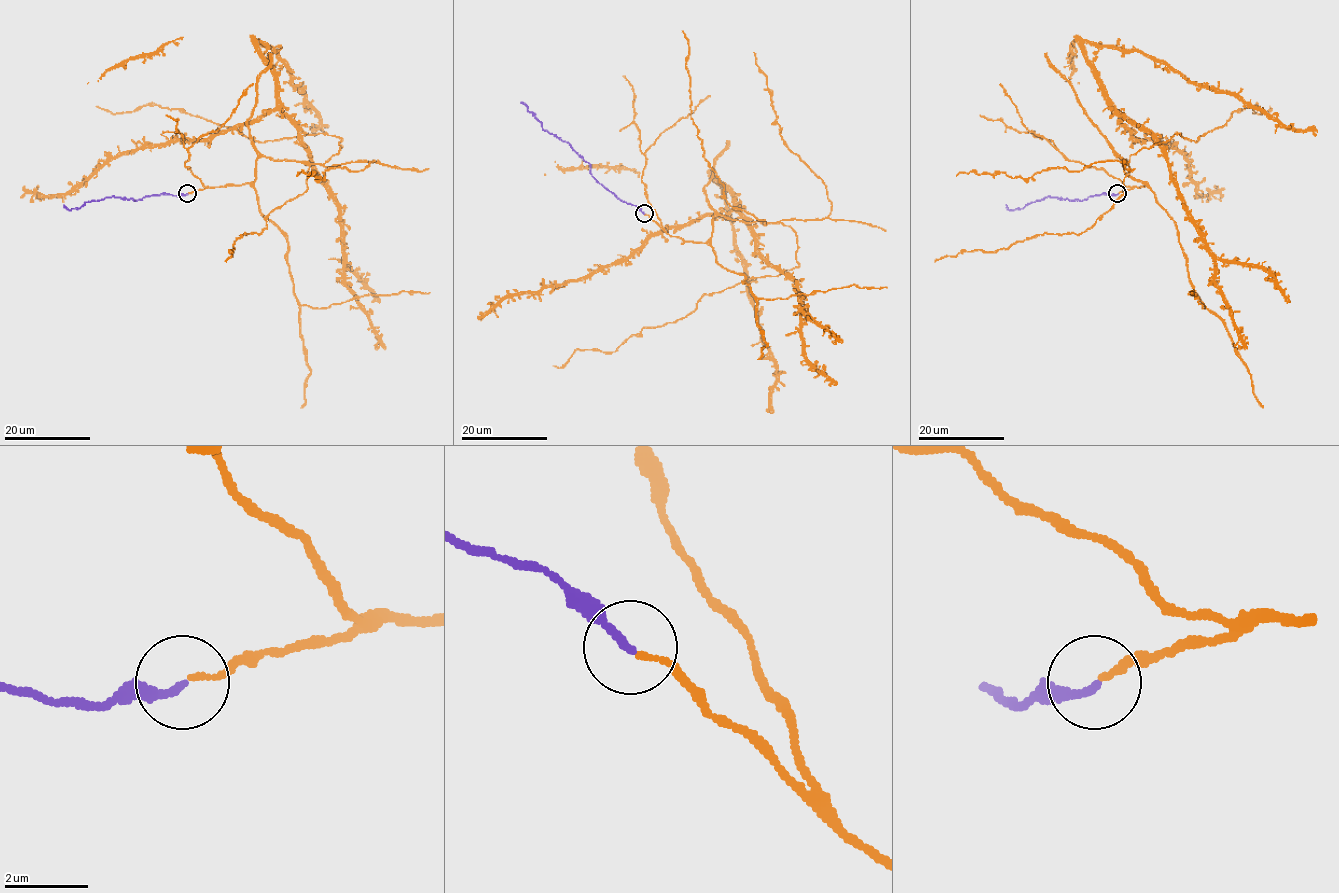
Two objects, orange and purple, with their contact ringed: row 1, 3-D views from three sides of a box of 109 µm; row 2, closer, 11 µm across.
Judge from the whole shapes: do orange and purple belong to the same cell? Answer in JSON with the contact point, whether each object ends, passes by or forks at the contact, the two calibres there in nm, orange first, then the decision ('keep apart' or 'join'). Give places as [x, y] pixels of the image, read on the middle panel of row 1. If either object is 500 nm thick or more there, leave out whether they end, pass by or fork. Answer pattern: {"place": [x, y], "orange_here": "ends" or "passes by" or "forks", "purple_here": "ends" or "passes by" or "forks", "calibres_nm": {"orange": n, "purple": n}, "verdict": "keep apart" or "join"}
{"place": [644, 213], "orange_here": "ends", "purple_here": "ends", "calibres_nm": {"orange": 120, "purple": 180}, "verdict": "join"}

